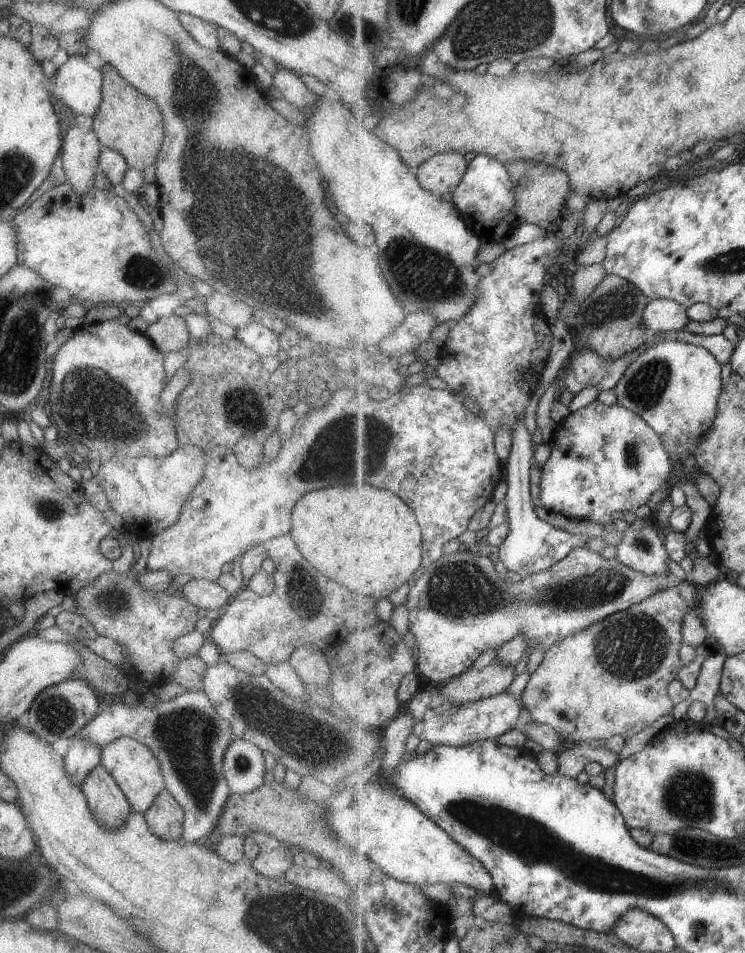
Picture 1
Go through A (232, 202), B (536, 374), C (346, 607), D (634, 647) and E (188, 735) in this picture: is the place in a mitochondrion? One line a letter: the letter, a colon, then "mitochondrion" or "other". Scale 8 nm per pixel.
A: mitochondrion
B: other
C: other
D: mitochondrion
E: mitochondrion

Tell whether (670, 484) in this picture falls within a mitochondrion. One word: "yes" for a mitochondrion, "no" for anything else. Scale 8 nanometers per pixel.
no

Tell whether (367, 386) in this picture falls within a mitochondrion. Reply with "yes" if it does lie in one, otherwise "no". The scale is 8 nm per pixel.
no

